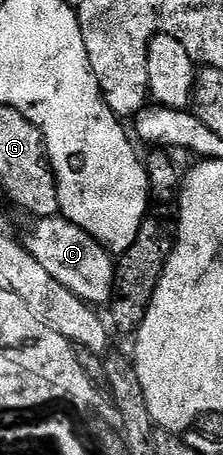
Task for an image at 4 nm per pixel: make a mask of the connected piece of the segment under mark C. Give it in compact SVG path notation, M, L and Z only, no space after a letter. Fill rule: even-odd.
M61 216L57 218L40 218L29 223L26 235L20 241L28 253L36 256L44 269L52 275L52 280L60 280L68 292L72 292L81 302L95 308L109 303L114 297L115 259L105 246L101 246L84 228L72 224Z

